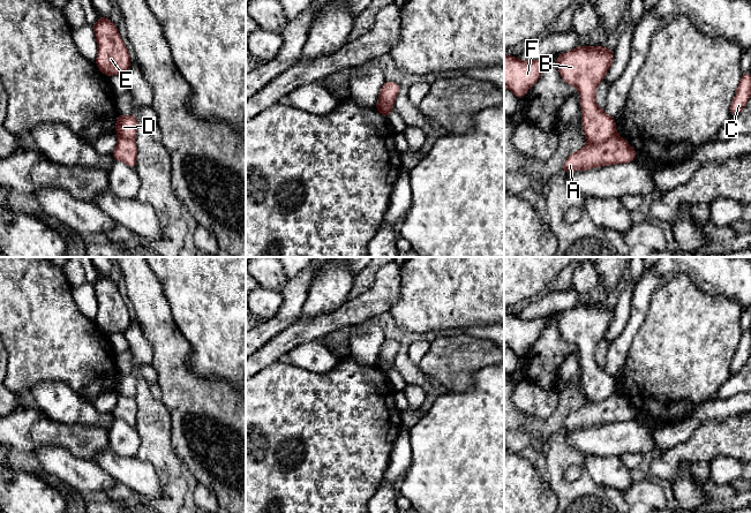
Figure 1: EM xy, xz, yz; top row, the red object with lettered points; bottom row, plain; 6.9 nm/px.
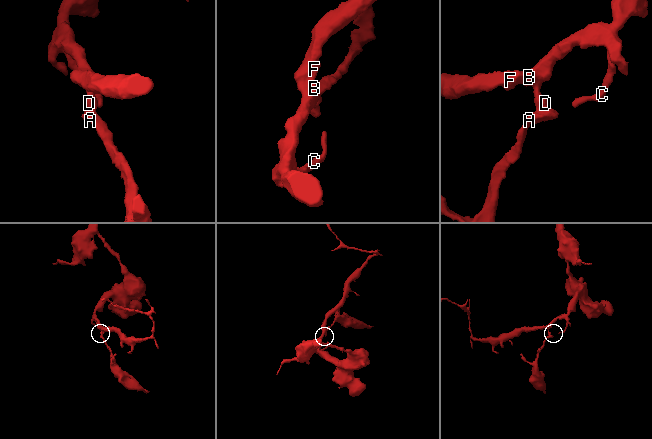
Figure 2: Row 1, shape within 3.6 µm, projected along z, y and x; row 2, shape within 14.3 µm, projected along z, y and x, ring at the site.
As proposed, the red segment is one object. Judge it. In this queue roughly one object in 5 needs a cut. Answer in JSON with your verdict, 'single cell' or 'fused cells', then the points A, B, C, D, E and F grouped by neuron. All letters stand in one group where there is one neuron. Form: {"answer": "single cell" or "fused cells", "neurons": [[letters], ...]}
{"answer": "fused cells", "neurons": [["A"], ["B", "C", "D", "E", "F"]]}

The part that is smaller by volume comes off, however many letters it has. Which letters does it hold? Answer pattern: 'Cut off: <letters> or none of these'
Cut off: A

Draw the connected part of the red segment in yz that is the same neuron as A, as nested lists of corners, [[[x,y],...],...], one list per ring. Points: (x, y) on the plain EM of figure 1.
[[[615,392],[603,401],[586,402],[581,408],[571,412],[563,422],[562,431],[625,422],[636,418],[637,413],[624,397]]]

